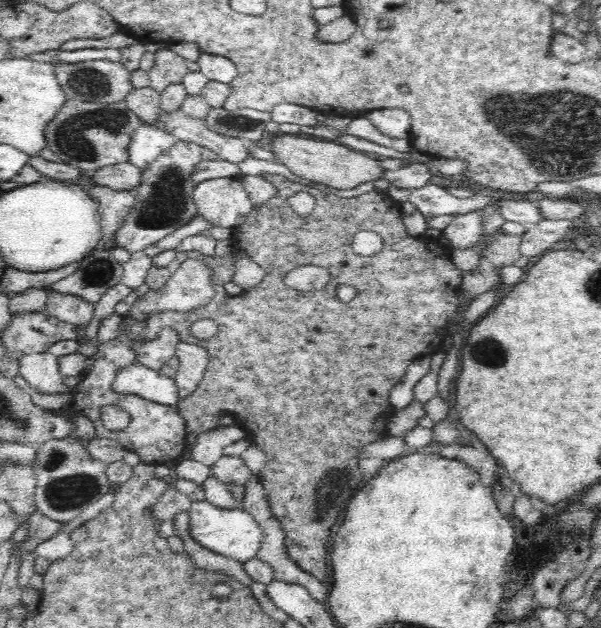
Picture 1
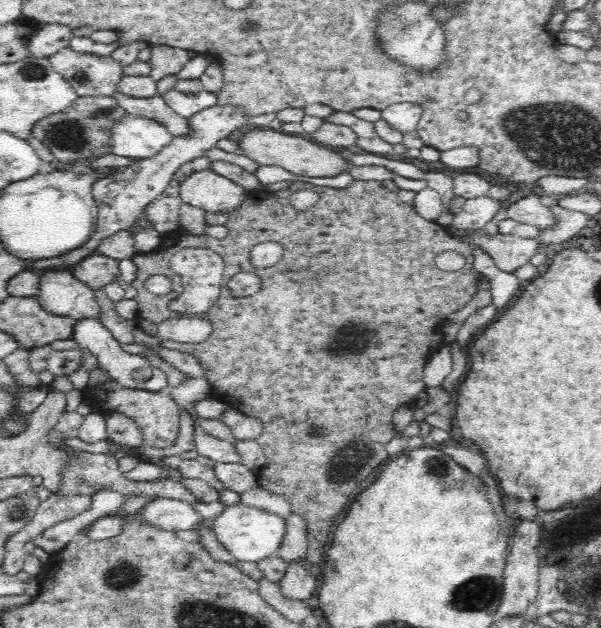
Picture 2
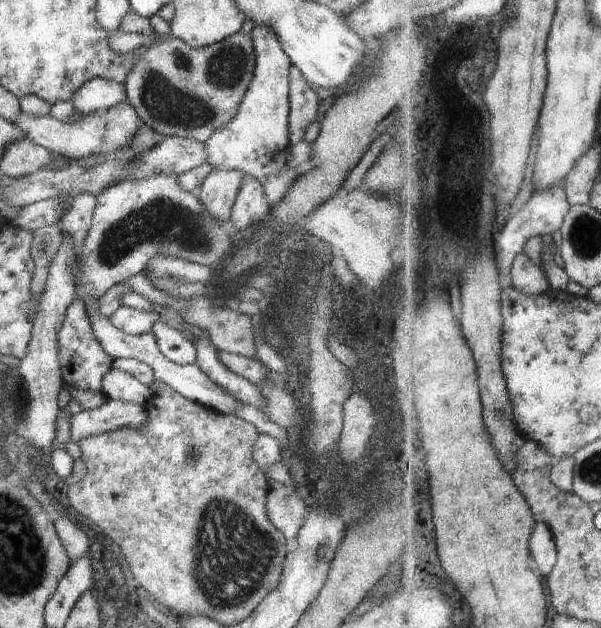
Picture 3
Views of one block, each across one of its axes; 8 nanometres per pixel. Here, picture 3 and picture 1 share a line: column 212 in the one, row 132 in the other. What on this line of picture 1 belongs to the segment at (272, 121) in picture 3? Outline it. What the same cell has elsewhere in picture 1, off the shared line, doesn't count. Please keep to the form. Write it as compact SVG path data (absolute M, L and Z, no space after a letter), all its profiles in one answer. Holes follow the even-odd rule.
M143 123L132 134L128 144L130 164L141 169L146 169L156 158L176 144L177 138L164 129Z

